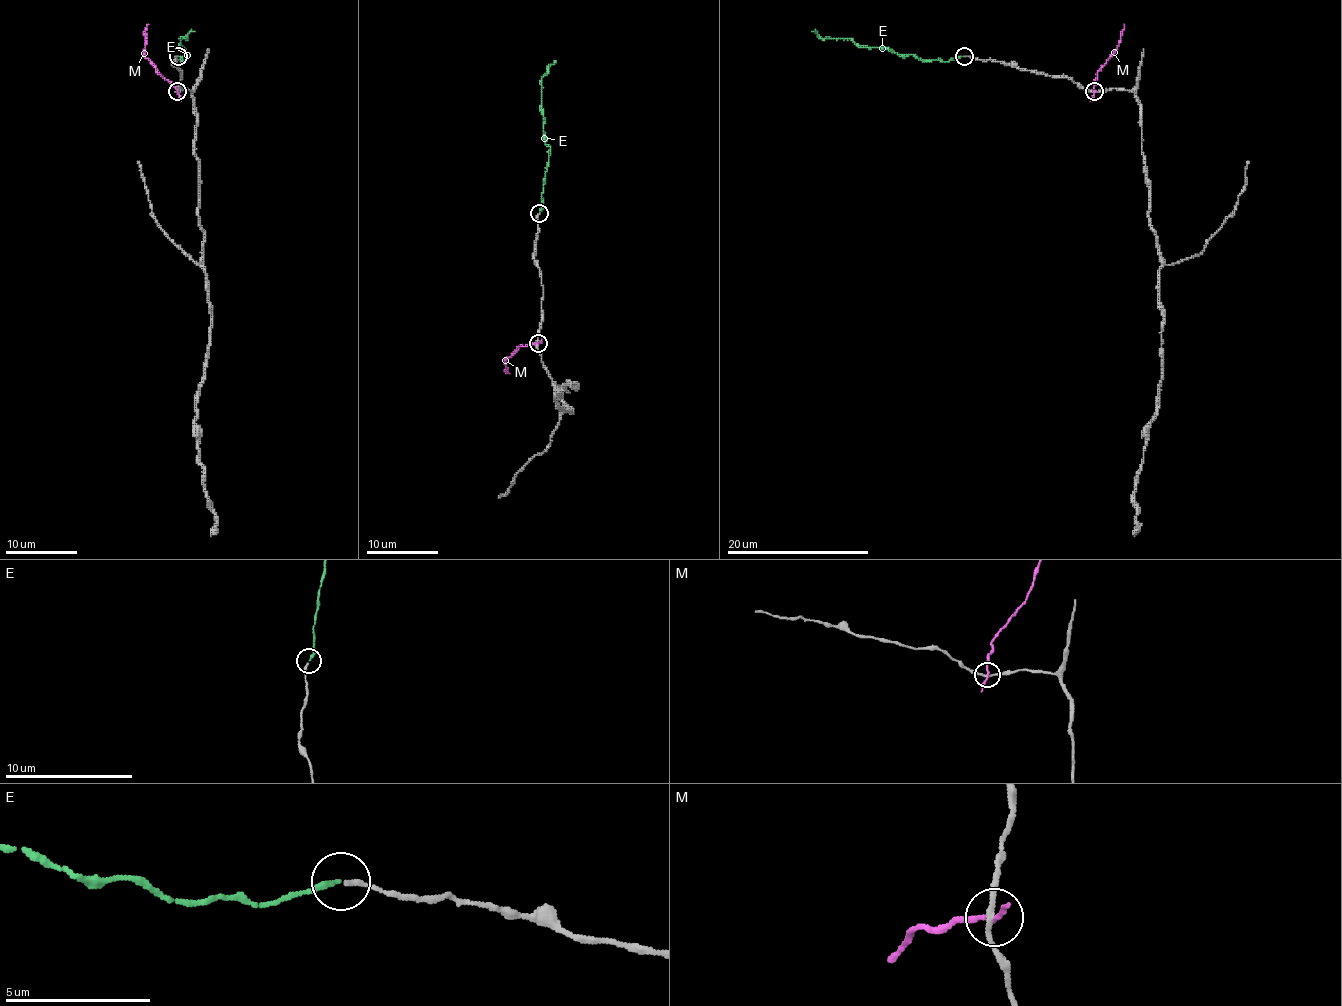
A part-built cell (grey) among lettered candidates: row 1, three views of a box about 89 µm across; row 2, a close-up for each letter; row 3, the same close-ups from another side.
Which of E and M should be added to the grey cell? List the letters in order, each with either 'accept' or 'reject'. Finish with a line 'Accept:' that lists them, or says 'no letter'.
E: accept
M: reject
Accept: E

